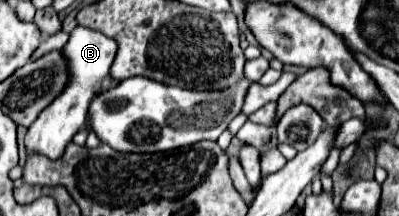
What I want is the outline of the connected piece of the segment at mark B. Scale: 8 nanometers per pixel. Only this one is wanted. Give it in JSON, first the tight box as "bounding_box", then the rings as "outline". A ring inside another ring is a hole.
{"bounding_box":[24,27,118,161],"outline":[[[76,27],[70,33],[70,41],[62,49],[64,57],[68,61],[68,67],[70,67],[70,81],[68,81],[66,89],[54,99],[54,103],[50,107],[46,107],[40,113],[40,117],[28,127],[26,139],[24,139],[28,157],[42,155],[42,157],[54,161],[54,159],[60,159],[64,155],[66,145],[84,127],[90,99],[94,99],[94,93],[102,85],[102,81],[108,77],[110,65],[116,57],[116,51],[118,51],[116,47],[118,45],[112,37],[106,37],[104,33],[88,29],[88,27]]]}

